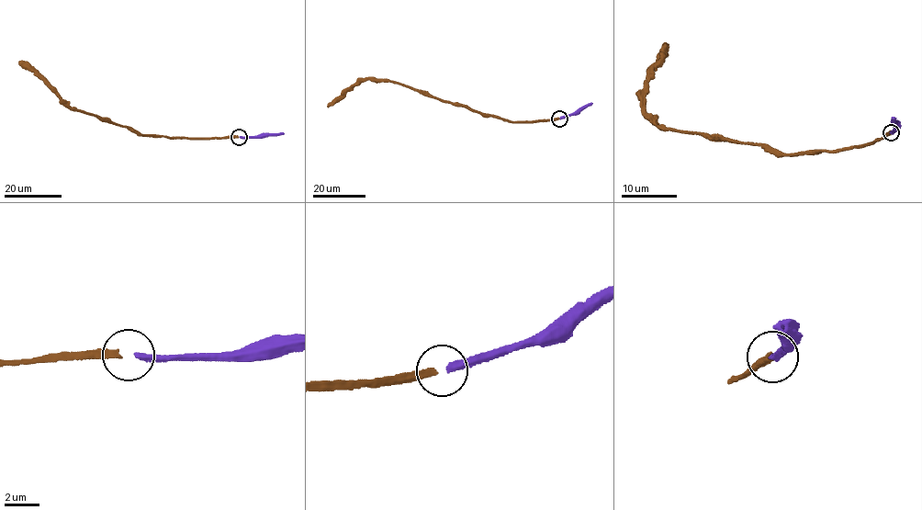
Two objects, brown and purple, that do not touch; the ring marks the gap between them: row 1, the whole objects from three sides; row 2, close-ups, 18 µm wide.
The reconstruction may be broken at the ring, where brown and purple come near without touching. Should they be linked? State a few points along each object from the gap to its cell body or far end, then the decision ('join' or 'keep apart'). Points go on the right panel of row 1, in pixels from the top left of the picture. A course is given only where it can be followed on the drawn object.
course brown (892, 133), (857, 146), (784, 154), (758, 144), (660, 130), (646, 112), (643, 100), (648, 79), (669, 43); course purple (892, 131), (900, 128), (893, 117); join

